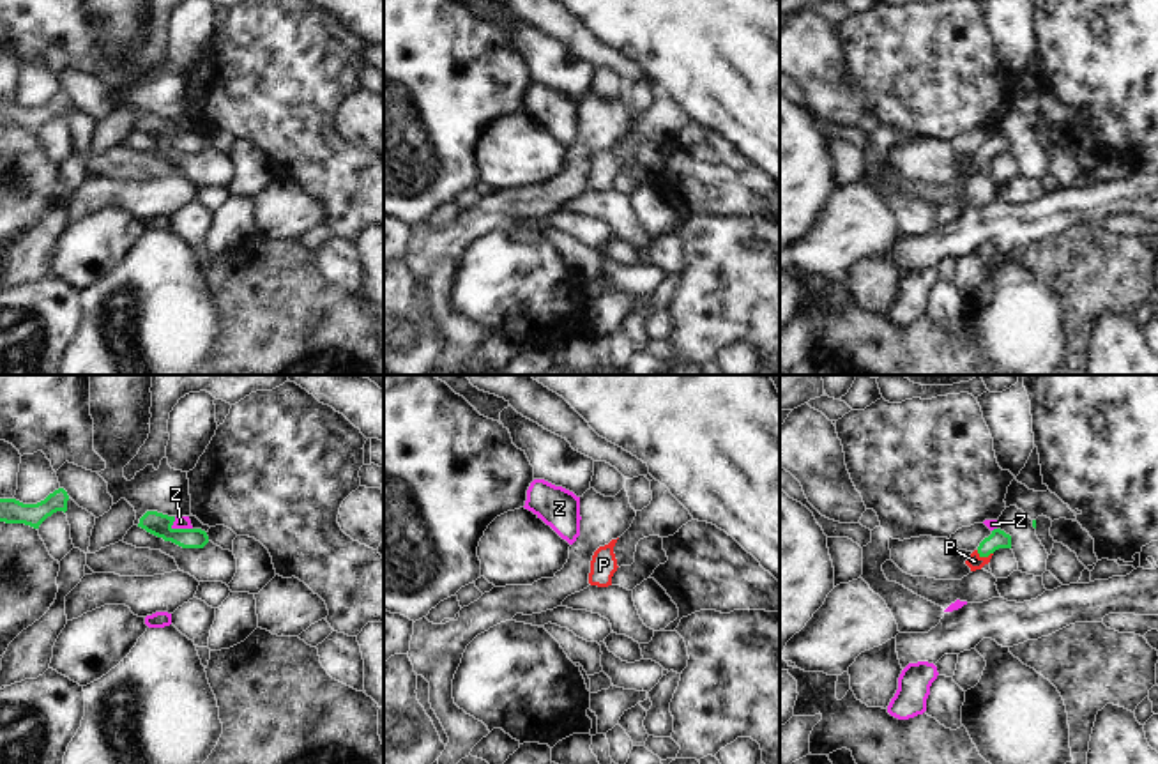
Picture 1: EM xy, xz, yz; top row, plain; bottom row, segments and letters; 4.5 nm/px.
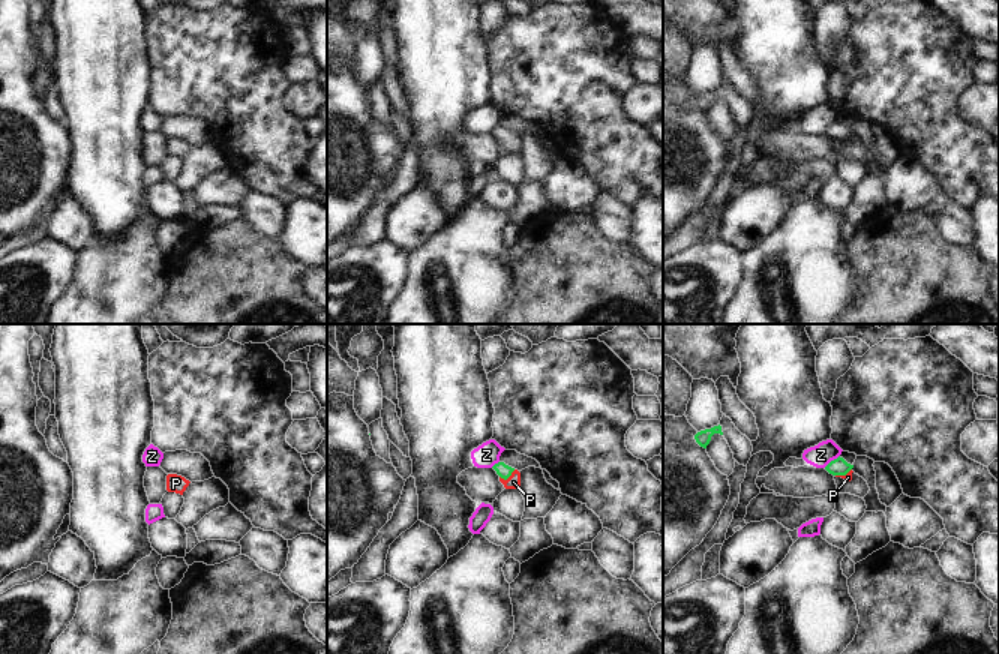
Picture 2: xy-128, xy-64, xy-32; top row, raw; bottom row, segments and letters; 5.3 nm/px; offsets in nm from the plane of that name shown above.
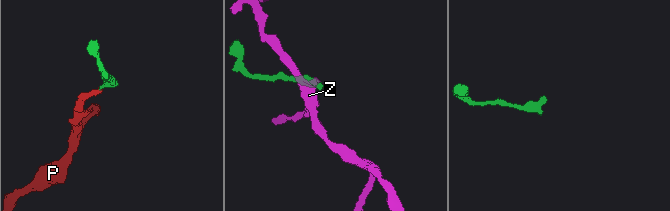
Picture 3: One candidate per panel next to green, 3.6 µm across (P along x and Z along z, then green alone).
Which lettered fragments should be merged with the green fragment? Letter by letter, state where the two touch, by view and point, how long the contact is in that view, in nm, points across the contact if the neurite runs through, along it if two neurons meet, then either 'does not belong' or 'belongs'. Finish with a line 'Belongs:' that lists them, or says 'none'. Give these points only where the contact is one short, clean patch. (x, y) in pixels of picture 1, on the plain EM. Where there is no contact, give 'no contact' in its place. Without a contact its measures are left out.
P: contact yz (985, 160); length 80 nm; way yz (998, 144), (985, 160), (975, 165); belongs
Z: contact xy (177, 133); length 110 nm; border xy (174, 121), (174, 131), (191, 133); does not belong
Belongs: P

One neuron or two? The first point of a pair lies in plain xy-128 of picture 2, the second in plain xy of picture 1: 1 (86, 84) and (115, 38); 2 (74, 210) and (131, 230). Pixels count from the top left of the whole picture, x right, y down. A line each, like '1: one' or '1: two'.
1: one
2: one

